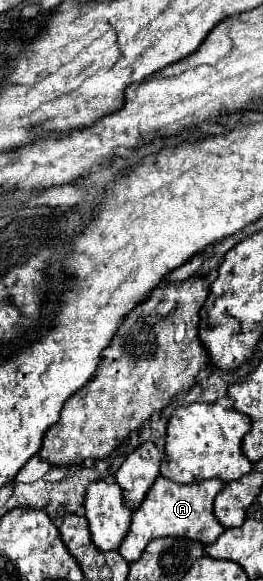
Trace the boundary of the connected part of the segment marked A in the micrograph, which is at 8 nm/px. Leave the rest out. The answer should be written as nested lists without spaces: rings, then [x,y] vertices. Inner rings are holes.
[[[159,476],[149,488],[141,506],[133,512],[131,528],[121,540],[119,554],[131,564],[141,558],[145,546],[151,540],[163,538],[163,536],[191,538],[201,544],[213,544],[213,540],[217,540],[217,536],[221,536],[221,532],[225,530],[215,520],[215,514],[213,514],[213,500],[221,492],[221,488],[223,488],[223,482],[217,478],[203,480],[197,484],[177,484],[165,476]]]

